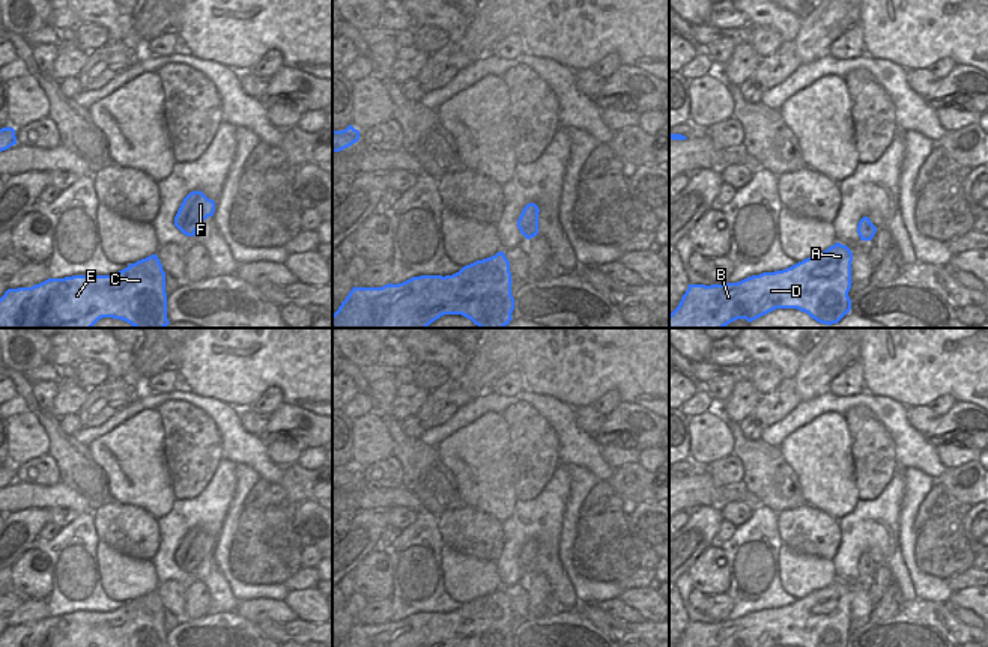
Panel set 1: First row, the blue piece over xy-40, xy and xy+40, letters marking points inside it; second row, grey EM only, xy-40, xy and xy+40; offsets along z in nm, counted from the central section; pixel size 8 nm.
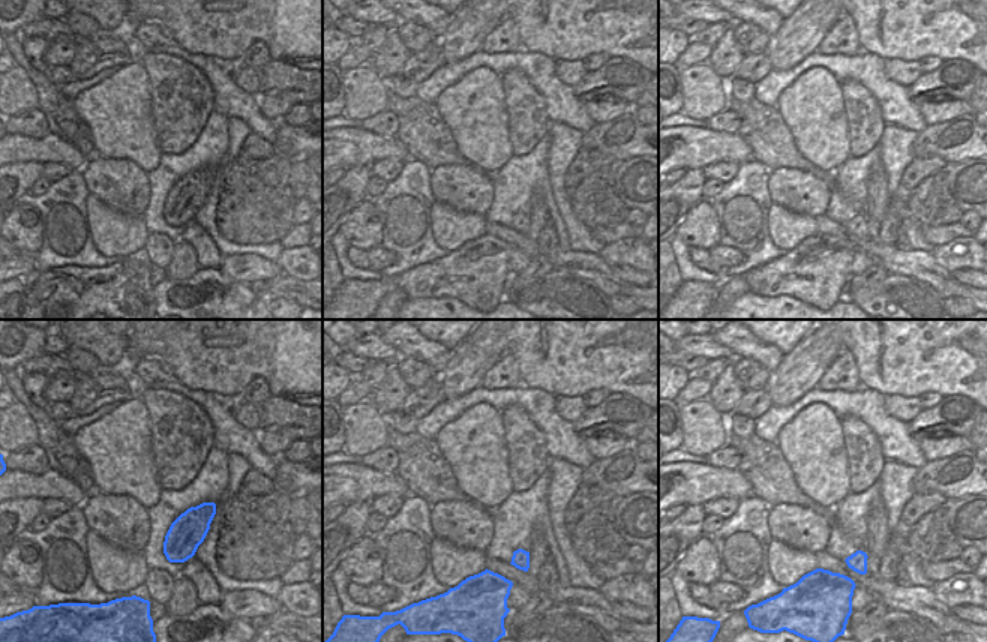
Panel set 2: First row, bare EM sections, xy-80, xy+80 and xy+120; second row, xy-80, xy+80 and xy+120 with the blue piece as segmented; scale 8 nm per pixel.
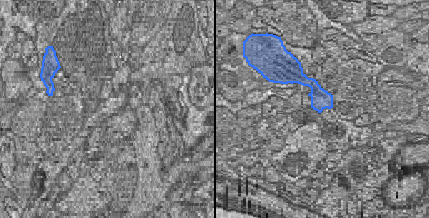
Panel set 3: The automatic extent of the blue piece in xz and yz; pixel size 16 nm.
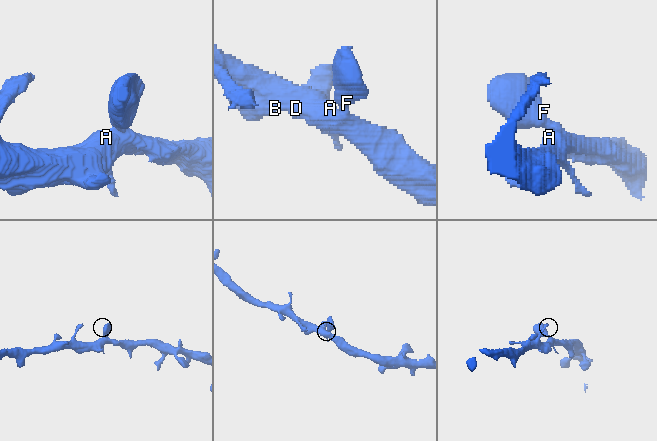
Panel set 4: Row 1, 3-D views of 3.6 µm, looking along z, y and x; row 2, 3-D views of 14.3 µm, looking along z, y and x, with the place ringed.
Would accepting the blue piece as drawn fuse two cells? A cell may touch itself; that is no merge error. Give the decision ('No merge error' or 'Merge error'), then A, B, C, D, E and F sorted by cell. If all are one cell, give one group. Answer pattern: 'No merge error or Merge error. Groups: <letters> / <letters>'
No merge error. Groups: A B C D E F

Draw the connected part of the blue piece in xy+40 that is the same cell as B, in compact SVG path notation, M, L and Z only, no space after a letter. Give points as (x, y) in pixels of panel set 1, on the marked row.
M836 242L782 271L762 272L738 283L689 284L678 307L669 314L669 328L725 328L737 319L752 322L776 308L797 308L820 324L838 324L851 310L851 262L851 250Z

